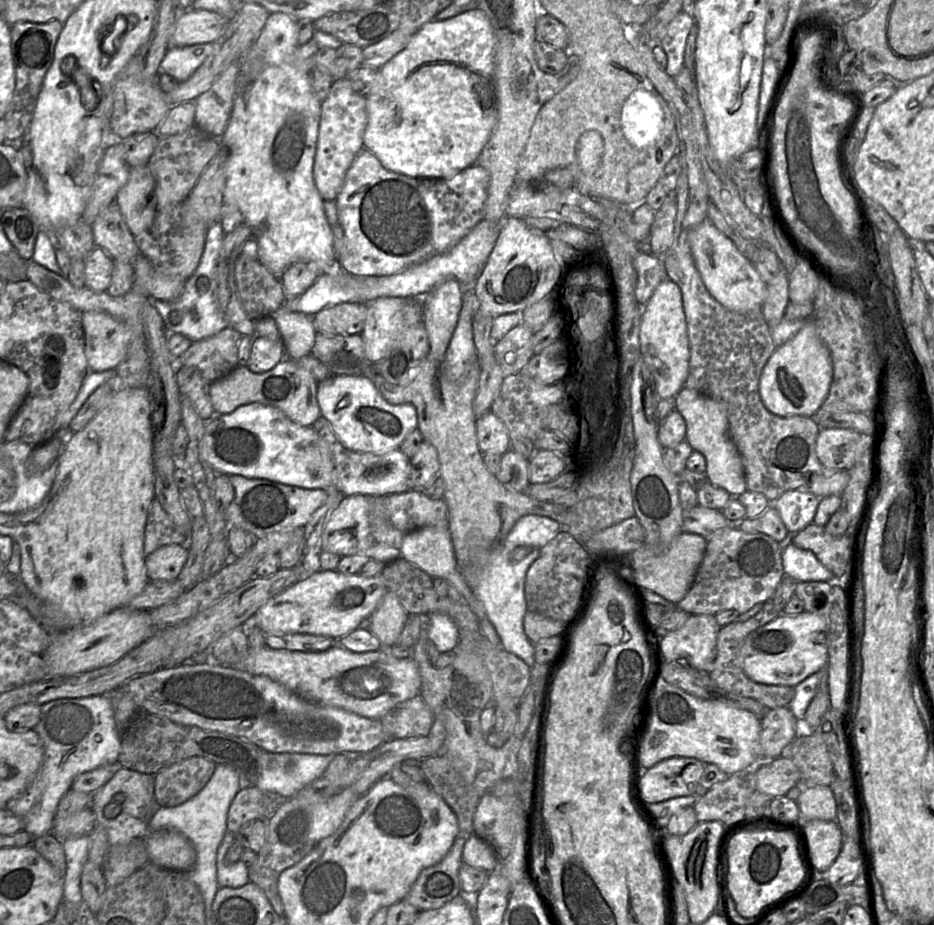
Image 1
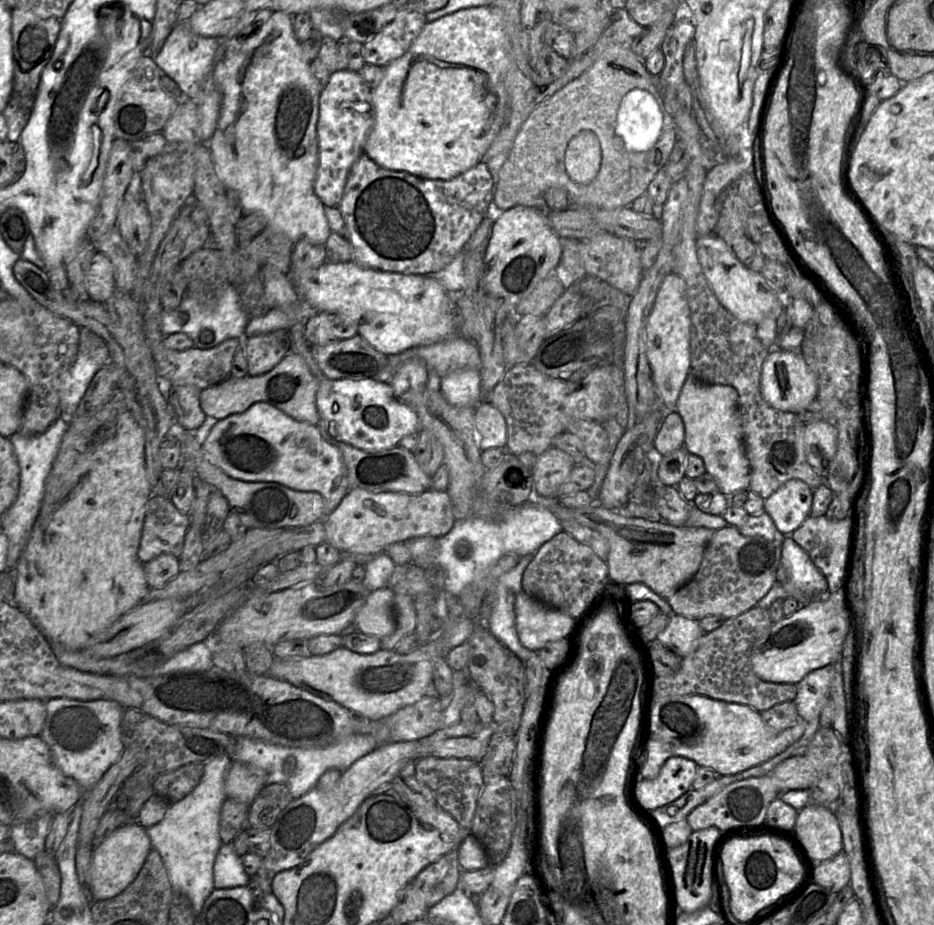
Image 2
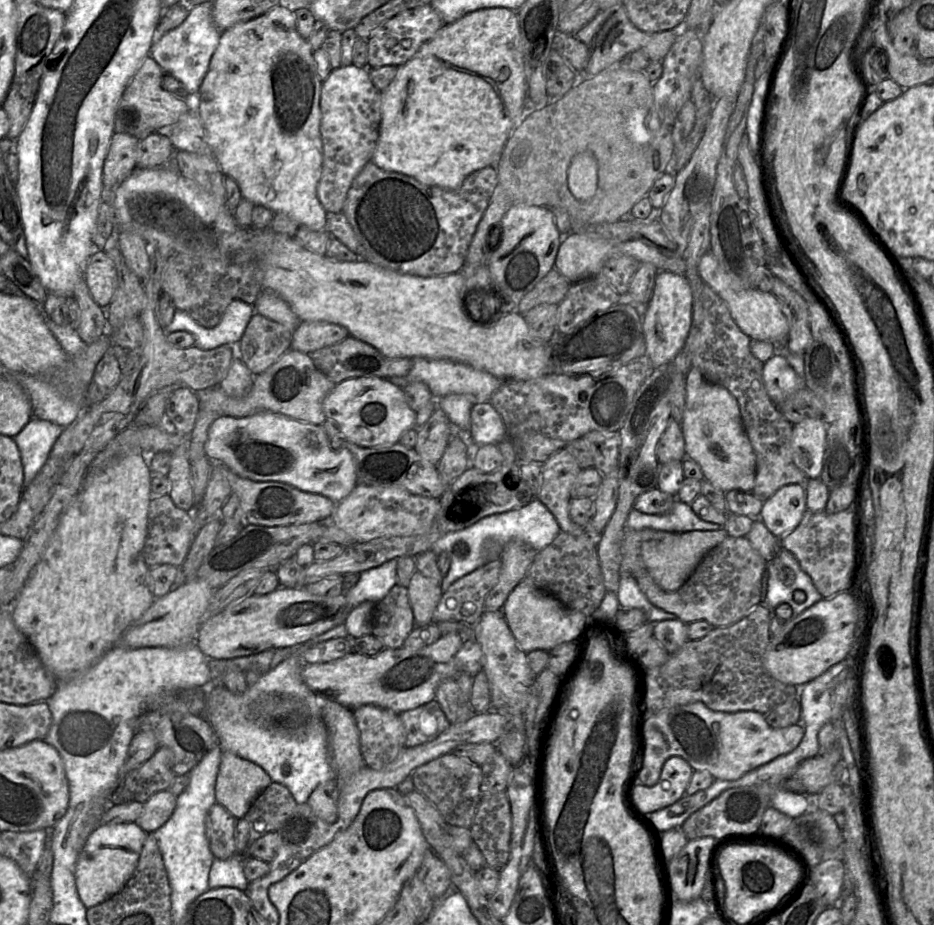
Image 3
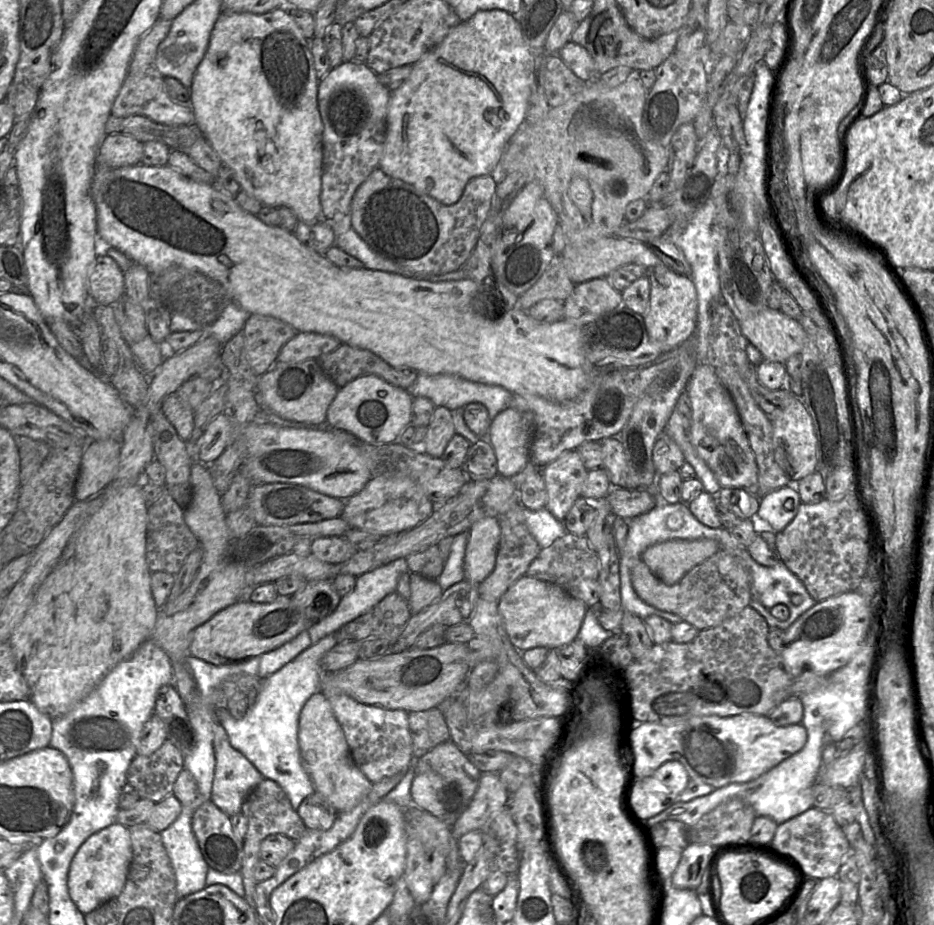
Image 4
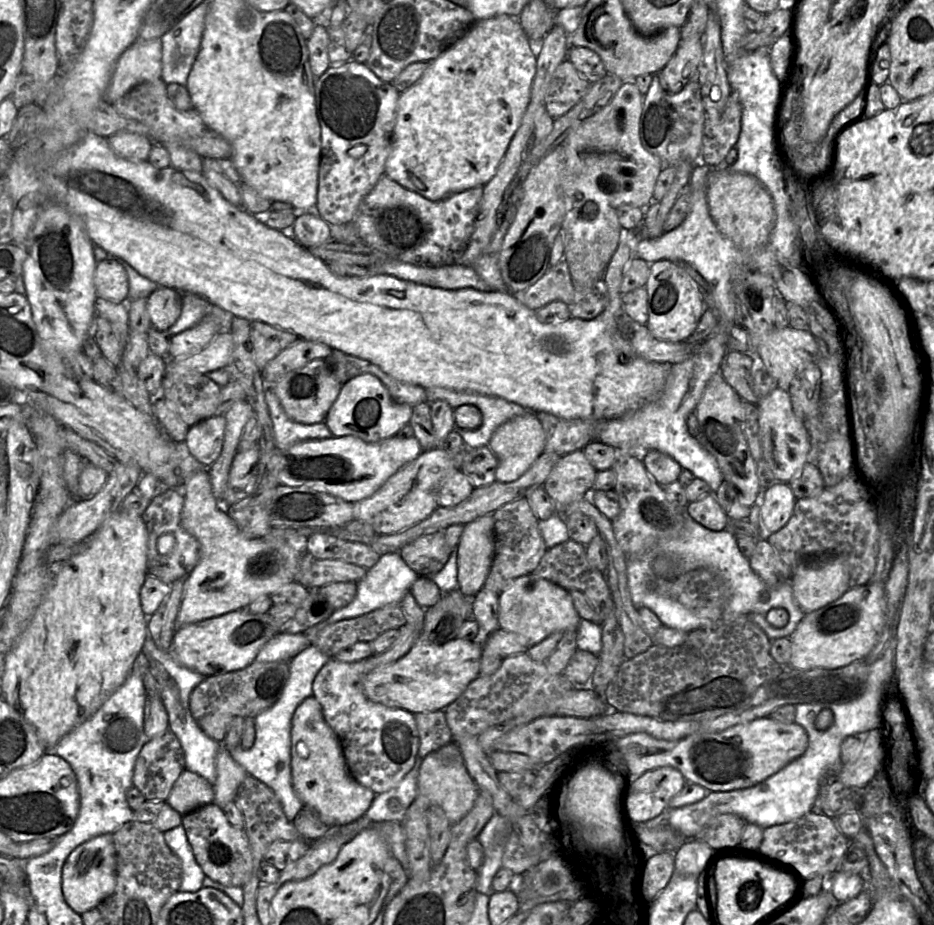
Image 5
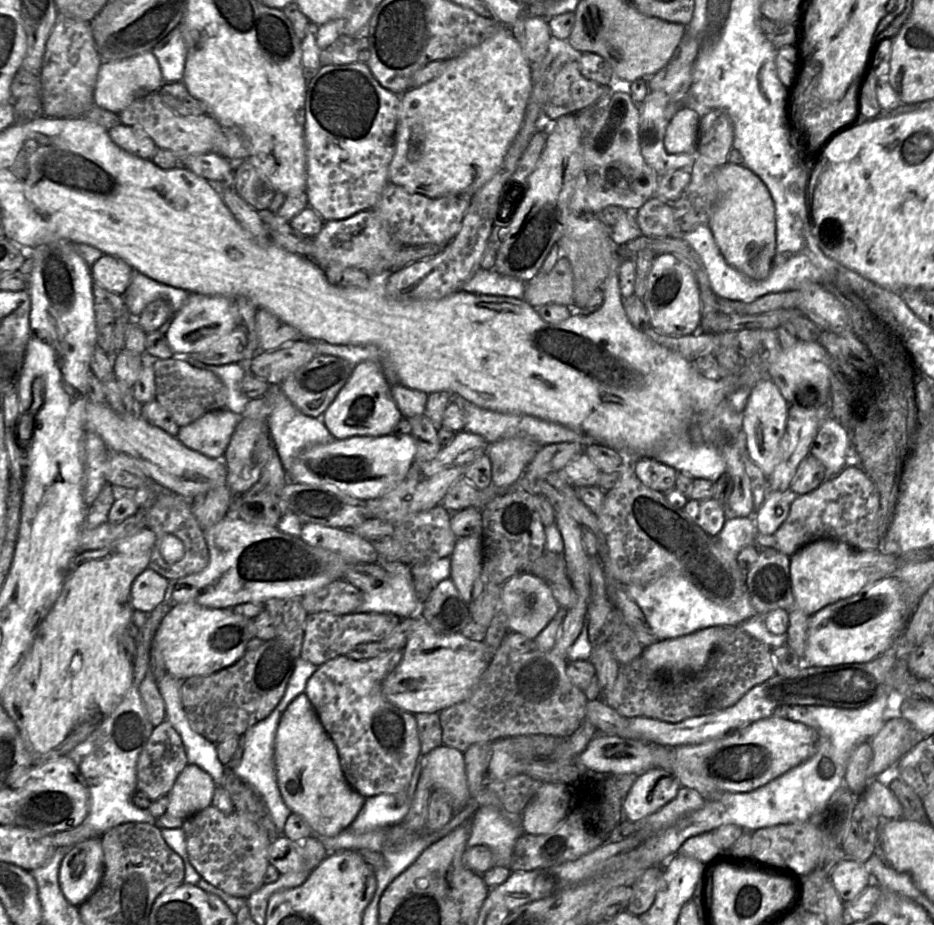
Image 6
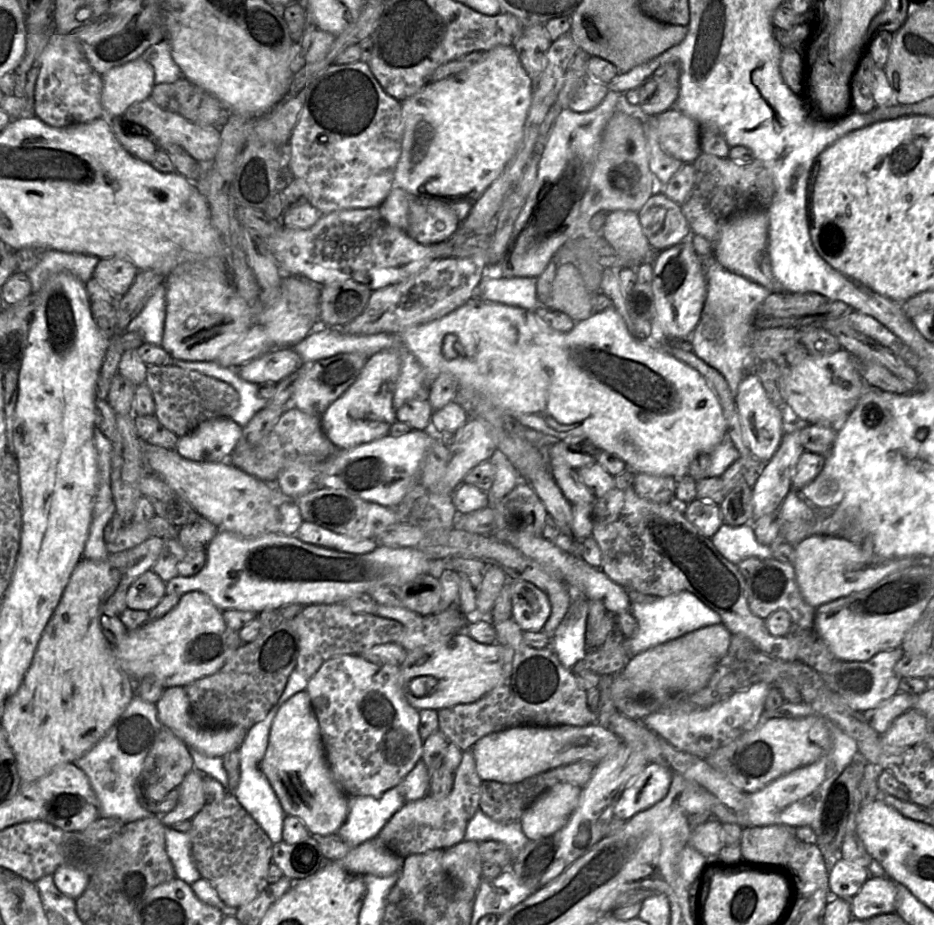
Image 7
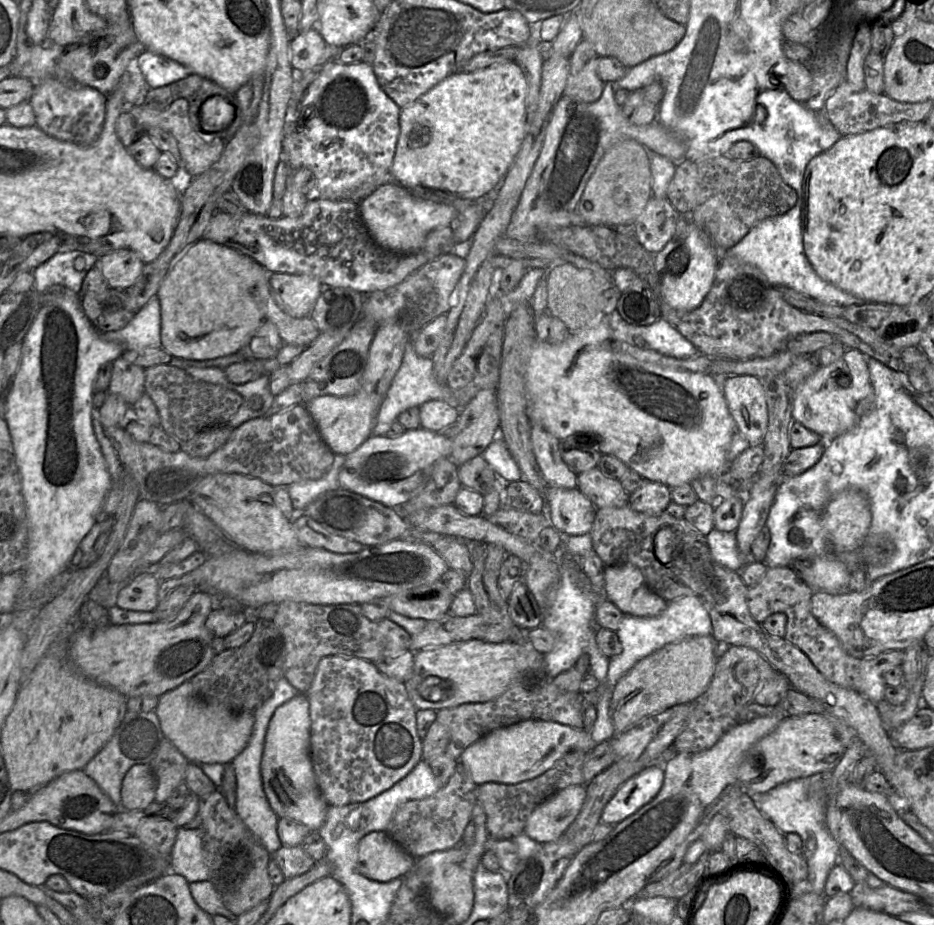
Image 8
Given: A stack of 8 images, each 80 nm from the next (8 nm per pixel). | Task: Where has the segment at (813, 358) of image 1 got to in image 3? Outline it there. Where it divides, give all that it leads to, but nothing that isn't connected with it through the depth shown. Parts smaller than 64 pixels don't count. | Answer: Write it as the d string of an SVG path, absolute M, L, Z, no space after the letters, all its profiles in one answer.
M779 352L764 363L762 377L766 392L774 404L782 403L791 394L805 387L803 379Z

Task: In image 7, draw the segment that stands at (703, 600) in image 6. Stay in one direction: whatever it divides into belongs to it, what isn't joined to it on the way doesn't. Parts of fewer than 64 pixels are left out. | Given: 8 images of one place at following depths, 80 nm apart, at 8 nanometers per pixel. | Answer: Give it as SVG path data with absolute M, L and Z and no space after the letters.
M687 591L666 597L657 597L649 601L634 601L631 614L637 620L636 633L633 637L625 639L625 648L631 658L654 646L674 640L700 628L721 624L722 622L718 613Z

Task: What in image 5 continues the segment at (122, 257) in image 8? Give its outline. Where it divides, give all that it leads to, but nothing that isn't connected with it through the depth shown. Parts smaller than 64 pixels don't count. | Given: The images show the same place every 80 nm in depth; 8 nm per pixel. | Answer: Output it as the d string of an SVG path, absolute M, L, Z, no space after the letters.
M108 257L96 264L94 284L97 297L114 303L127 303L129 282L127 272L114 257Z

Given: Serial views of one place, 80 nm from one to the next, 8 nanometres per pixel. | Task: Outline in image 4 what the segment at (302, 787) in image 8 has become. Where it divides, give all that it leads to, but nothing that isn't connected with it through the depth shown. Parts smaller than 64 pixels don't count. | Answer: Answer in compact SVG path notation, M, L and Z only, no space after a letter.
M321 692L312 695L300 712L298 745L302 765L312 780L315 793L321 794L337 813L351 811L368 795L372 783L354 763L343 730L332 711L327 697Z

